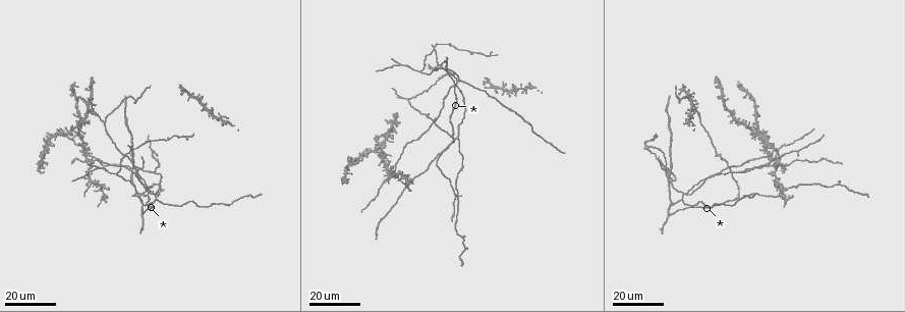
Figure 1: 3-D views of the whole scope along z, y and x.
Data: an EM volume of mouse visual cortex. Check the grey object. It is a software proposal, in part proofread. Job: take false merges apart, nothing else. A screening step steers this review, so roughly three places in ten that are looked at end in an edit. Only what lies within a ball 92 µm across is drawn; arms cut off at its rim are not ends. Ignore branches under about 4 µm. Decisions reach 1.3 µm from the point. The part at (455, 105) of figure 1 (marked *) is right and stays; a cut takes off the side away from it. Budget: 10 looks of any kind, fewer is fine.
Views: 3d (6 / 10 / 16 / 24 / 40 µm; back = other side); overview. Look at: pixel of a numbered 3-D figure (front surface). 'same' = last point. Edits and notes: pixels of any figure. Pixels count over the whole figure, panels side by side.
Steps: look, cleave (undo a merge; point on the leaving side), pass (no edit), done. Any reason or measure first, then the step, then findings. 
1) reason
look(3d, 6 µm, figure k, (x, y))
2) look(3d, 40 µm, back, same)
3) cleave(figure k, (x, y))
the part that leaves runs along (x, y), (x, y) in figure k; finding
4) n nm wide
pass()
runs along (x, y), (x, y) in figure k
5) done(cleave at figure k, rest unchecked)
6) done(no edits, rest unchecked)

four arms meet
look(3d, 24 µm, figure 1, (395, 171))

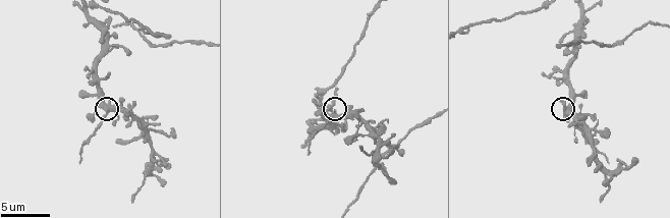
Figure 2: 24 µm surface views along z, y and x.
look(3d, 10 µm, figure 2, (110, 109))

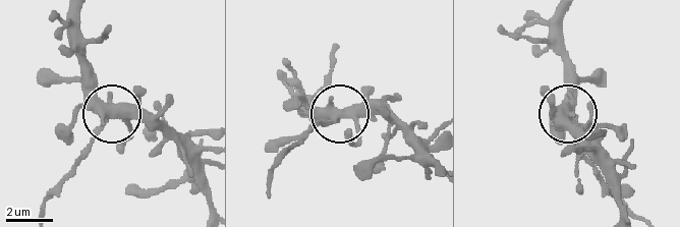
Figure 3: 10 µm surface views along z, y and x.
cleave(figure 3, (91, 138))
the part that leaves runs along (109, 113), (43, 210) in figure 3; a second neuron is stuck on

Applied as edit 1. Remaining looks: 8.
a fork
look(3d, 24 µm, figure 1, (685, 193))

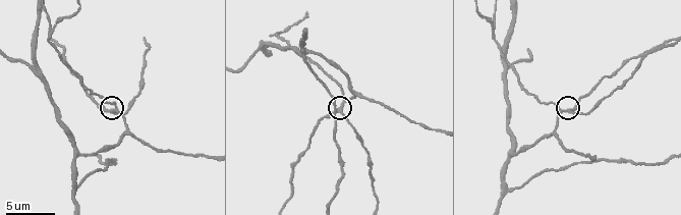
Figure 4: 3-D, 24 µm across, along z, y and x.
look(3d, 6 µm, figure 4, (109, 110))

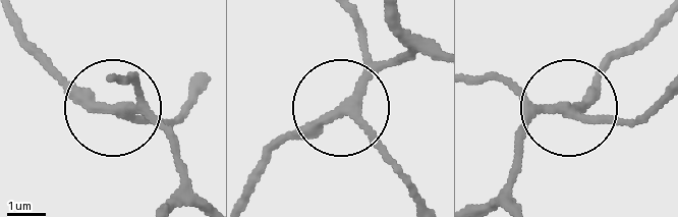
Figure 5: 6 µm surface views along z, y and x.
3 arms
pass()
one neuron here

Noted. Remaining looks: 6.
three-way junction
look(3d, 16 µm, figure 1, (841, 185))

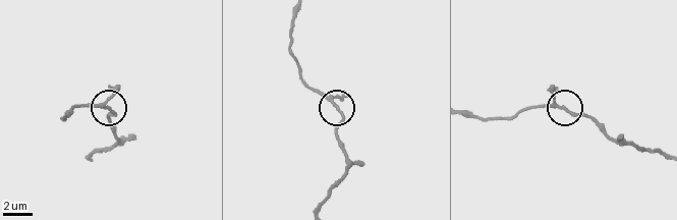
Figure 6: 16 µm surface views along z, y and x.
look(3d, 6 µm, figure 6, (107, 106))

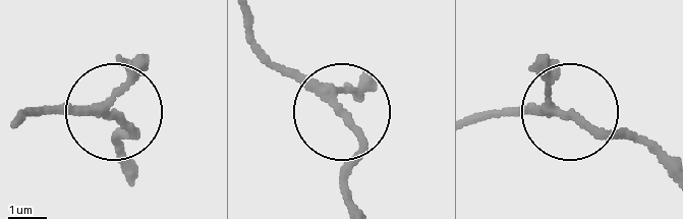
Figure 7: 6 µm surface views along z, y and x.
3 arms
pass()
runs along (16, 122), (101, 115), (129, 134), (120, 134), (129, 154) in figure 7; one neuron here

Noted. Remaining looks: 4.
side arm on a straight run
look(3d, 16 µm, figure 1, (96, 168))

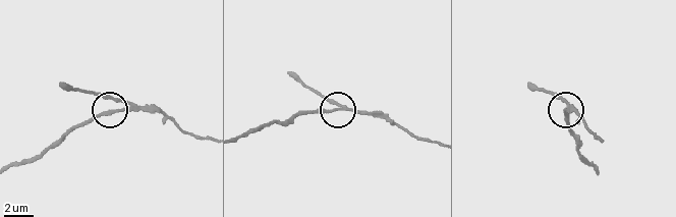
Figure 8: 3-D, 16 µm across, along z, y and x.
look(3d, 10 µm, figure 8, (122, 111))

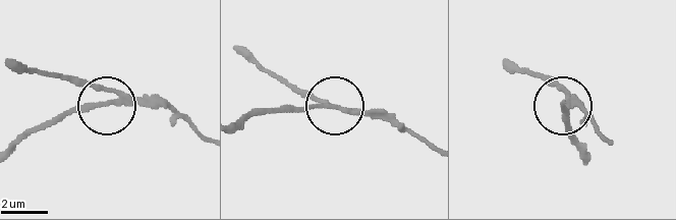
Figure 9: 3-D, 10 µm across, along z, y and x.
side arm 6 µm
cleave(figure 9, (99, 103))
the part that leaves runs along (133, 104), (83, 104), (13, 140) in figure 9; two neurons meet here

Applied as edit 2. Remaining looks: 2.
three arms meet
look(3d, 6 µm, figure 4, (52, 24))

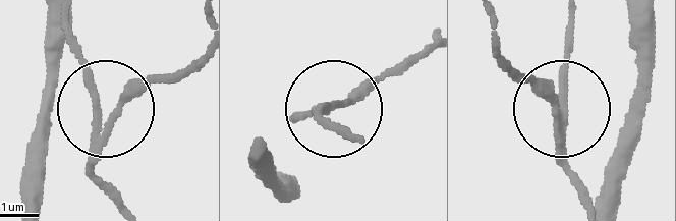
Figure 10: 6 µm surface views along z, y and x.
3 arms
cleave(figure 10, (124, 90))
the part that leaves runs along (101, 137), (127, 102), (195, 63) in figure 10; a second neuron is stuck on

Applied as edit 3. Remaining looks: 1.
done(cleave at figure 3, cleave at figure 9, cleave at figure 10, rest unchecked)

